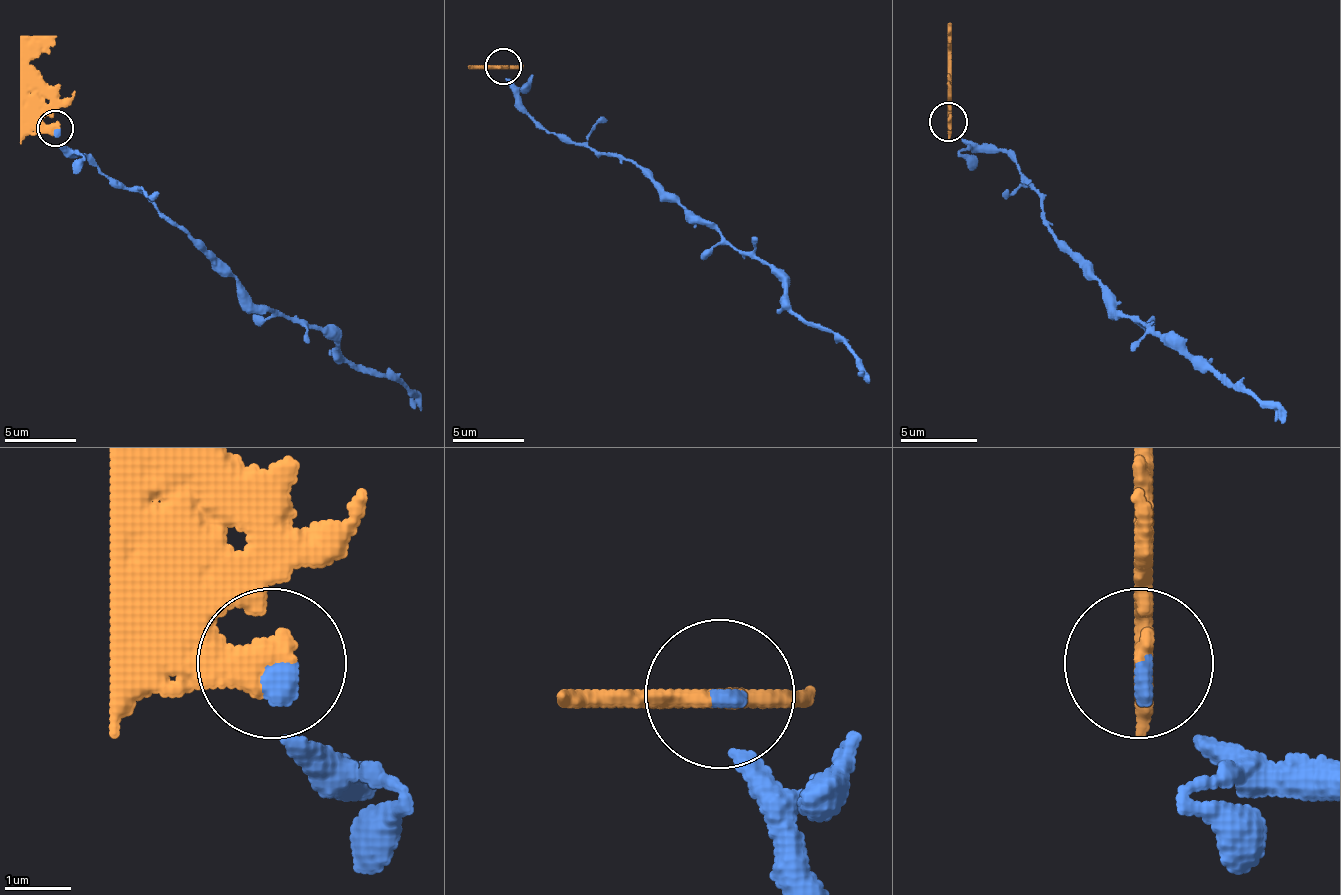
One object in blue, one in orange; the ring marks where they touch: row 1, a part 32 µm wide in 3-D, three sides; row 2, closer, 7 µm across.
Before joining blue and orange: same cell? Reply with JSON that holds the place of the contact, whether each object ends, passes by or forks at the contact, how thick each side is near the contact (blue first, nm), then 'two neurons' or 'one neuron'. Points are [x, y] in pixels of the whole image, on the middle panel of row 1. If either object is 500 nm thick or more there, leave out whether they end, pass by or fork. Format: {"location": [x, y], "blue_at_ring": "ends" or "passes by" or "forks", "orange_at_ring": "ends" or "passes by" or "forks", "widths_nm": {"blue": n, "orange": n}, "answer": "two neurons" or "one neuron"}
{"location": [503, 66], "blue_at_ring": "ends", "orange_at_ring": "ends", "widths_nm": {"blue": 320, "orange": 440}, "answer": "two neurons"}

